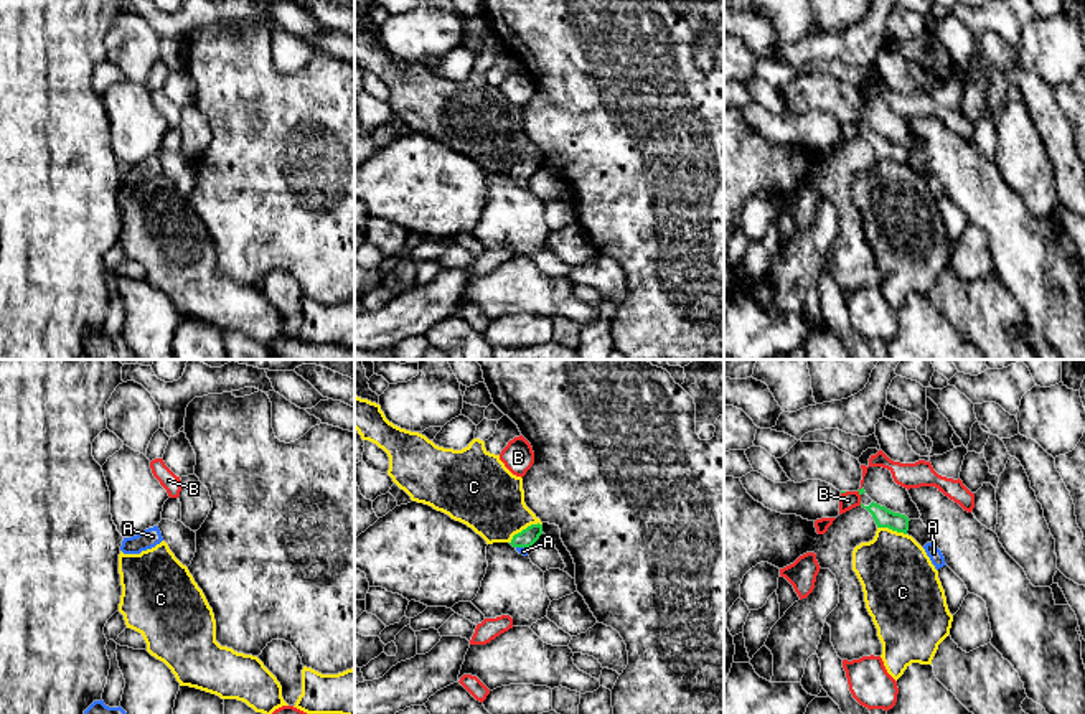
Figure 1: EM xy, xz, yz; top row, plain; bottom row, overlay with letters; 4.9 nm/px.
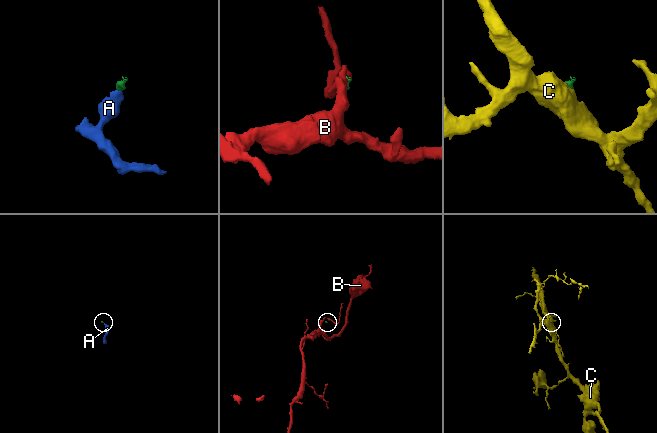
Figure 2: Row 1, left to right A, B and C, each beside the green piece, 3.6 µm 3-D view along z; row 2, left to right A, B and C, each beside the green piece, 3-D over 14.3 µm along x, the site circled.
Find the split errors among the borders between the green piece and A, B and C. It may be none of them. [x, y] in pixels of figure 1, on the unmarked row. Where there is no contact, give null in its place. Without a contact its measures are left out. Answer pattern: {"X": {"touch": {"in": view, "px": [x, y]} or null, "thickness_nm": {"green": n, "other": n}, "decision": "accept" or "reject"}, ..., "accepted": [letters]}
{"A": {"touch": {"in": "xz", "px": [521, 177]}, "thickness_nm": {"green": 90, "other": 40}, "decision": "accept"}, "B": {"touch": {"in": "yz", "px": [859, 122]}, "thickness_nm": {"green": 20, "other": 90}, "decision": "reject"}, "C": {"touch": {"in": "xz", "px": [523, 160]}, "thickness_nm": {"green": 90, "other": 340}, "decision": "reject"}, "accepted": ["A"]}

